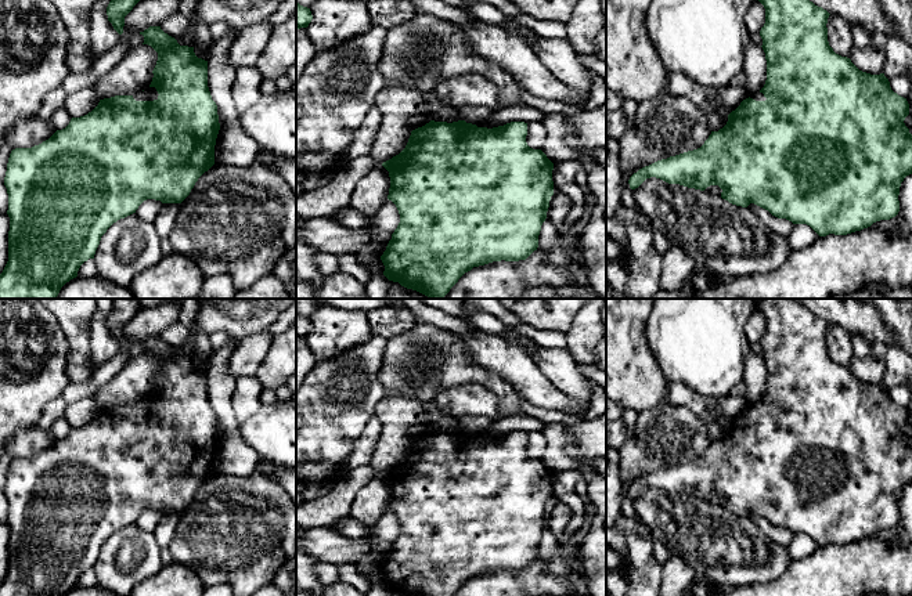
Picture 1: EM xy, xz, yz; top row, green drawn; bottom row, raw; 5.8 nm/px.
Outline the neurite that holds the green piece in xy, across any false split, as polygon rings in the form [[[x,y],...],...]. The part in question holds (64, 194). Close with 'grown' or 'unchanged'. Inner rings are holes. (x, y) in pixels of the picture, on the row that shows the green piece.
[[[149,26],[144,32],[144,43],[158,53],[158,61],[152,71],[151,84],[134,95],[115,95],[100,100],[98,105],[84,116],[72,118],[69,124],[57,130],[48,140],[32,148],[15,148],[11,151],[4,185],[8,194],[10,231],[8,231],[8,261],[0,274],[0,299],[55,299],[61,288],[77,277],[80,266],[89,259],[94,259],[101,236],[120,218],[125,218],[138,209],[147,199],[162,203],[181,203],[194,188],[198,178],[215,165],[215,145],[220,130],[217,105],[212,100],[208,87],[208,61],[198,58],[194,47],[180,46],[177,40],[165,33],[161,26]]]; grown

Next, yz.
[[[758,0],[765,8],[765,24],[760,30],[763,50],[767,59],[767,80],[764,87],[728,115],[727,124],[718,131],[711,131],[704,144],[693,151],[688,151],[667,159],[657,160],[639,169],[630,180],[630,188],[638,188],[646,178],[656,177],[668,184],[680,184],[688,188],[704,191],[710,185],[718,185],[722,192],[721,198],[732,205],[747,207],[754,203],[778,218],[786,218],[793,224],[807,224],[819,236],[829,234],[847,235],[870,227],[880,220],[890,220],[900,212],[900,187],[904,178],[912,174],[912,134],[904,120],[909,115],[906,98],[894,93],[884,73],[870,75],[859,71],[850,58],[841,57],[833,51],[828,41],[828,18],[829,12],[815,6],[810,0]]]; grown

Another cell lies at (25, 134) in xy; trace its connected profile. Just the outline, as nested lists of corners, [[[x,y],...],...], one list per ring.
[[[30,118],[28,120],[14,124],[6,137],[6,144],[12,149],[32,148],[48,140],[57,129],[50,119]]]

